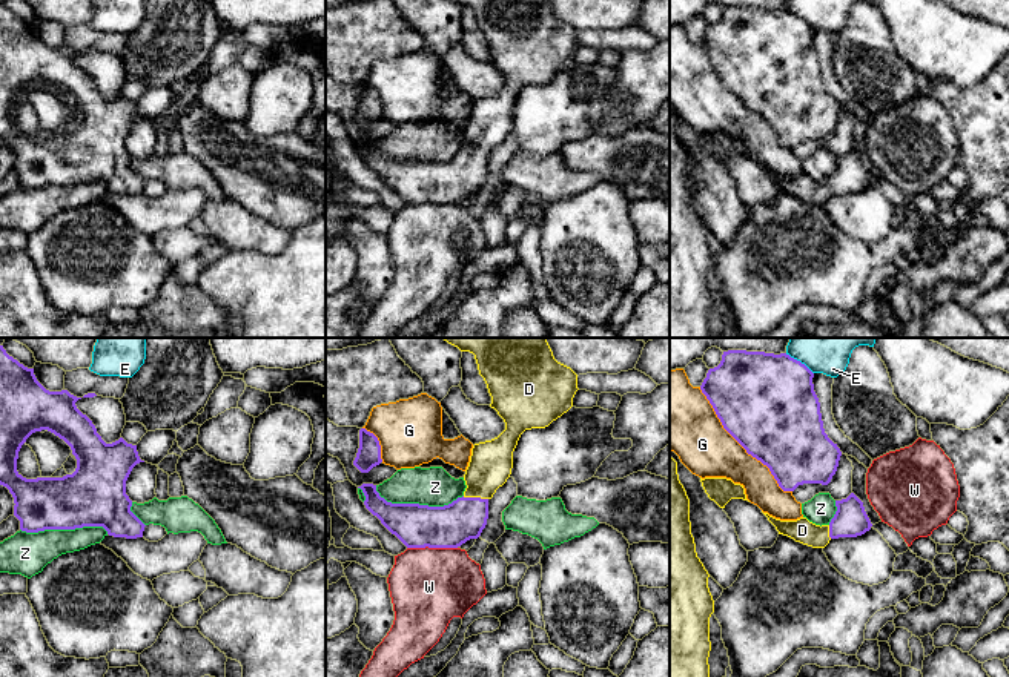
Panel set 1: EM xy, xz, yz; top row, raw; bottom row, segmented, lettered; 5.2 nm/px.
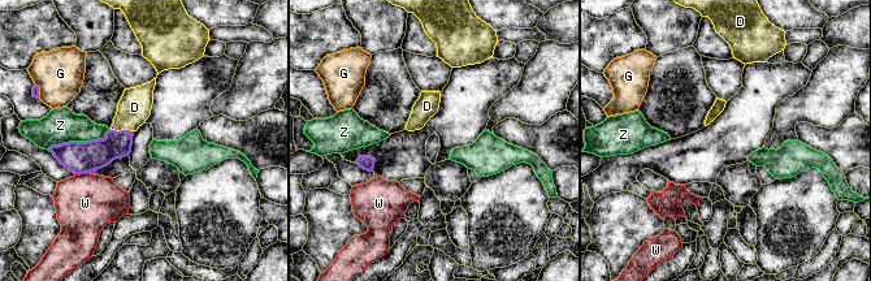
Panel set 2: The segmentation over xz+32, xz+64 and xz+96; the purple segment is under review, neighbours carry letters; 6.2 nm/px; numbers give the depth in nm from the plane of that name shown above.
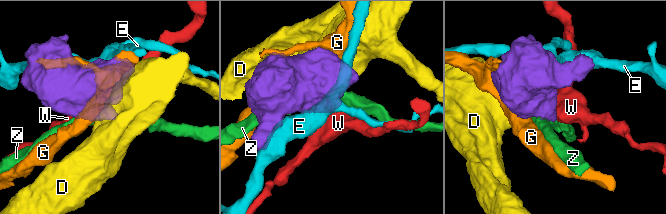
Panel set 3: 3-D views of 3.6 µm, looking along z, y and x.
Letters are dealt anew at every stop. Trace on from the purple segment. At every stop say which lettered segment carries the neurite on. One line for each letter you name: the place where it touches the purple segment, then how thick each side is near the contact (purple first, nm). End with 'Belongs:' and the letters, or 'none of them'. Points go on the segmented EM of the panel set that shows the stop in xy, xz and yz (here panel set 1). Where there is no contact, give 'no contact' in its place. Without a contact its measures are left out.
D: meets purple in xz at (475, 498); 220 nm thick on the purple side, 220 nm on the other
Belongs: D

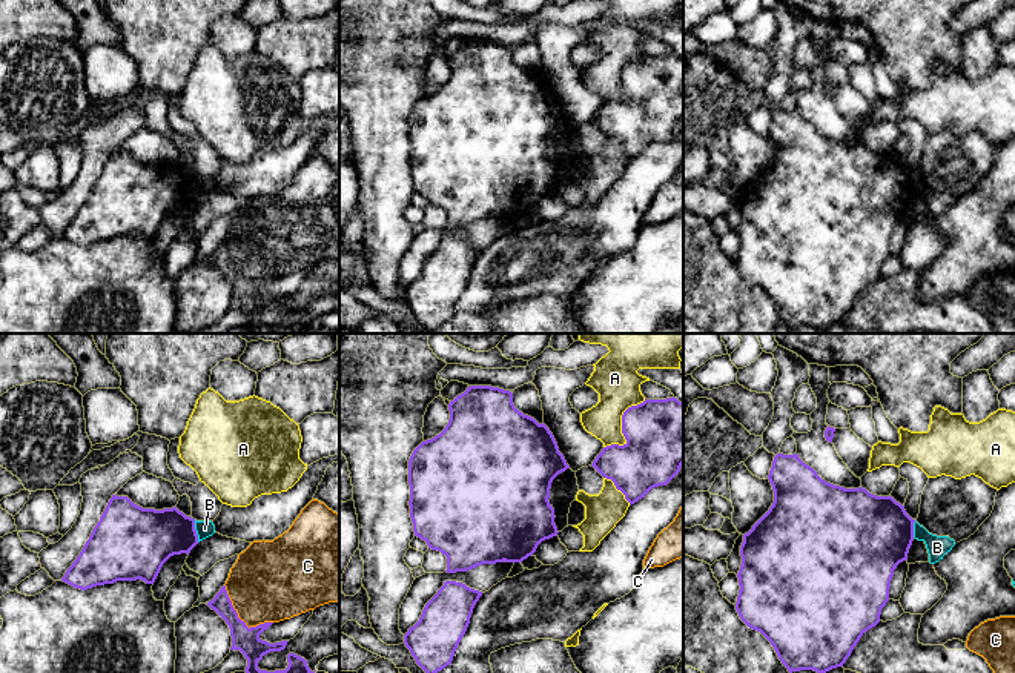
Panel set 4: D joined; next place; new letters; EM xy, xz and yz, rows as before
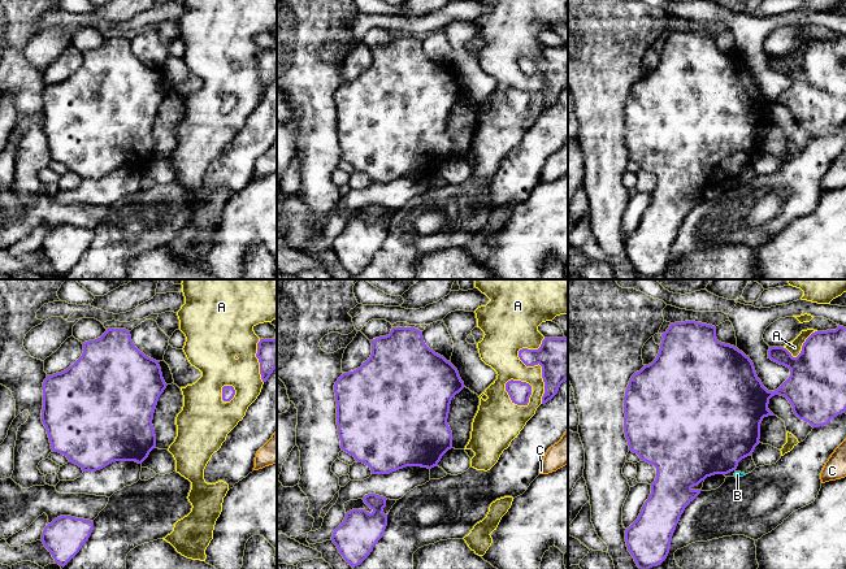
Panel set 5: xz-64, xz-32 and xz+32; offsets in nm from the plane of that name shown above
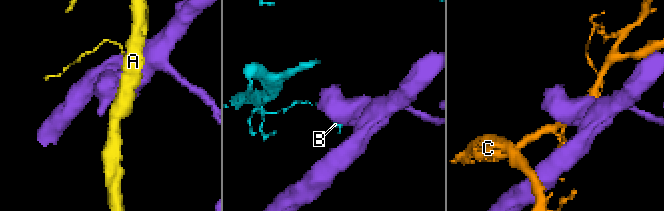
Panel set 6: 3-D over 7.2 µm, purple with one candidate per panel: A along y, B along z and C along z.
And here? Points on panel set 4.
Belongs: none of them

